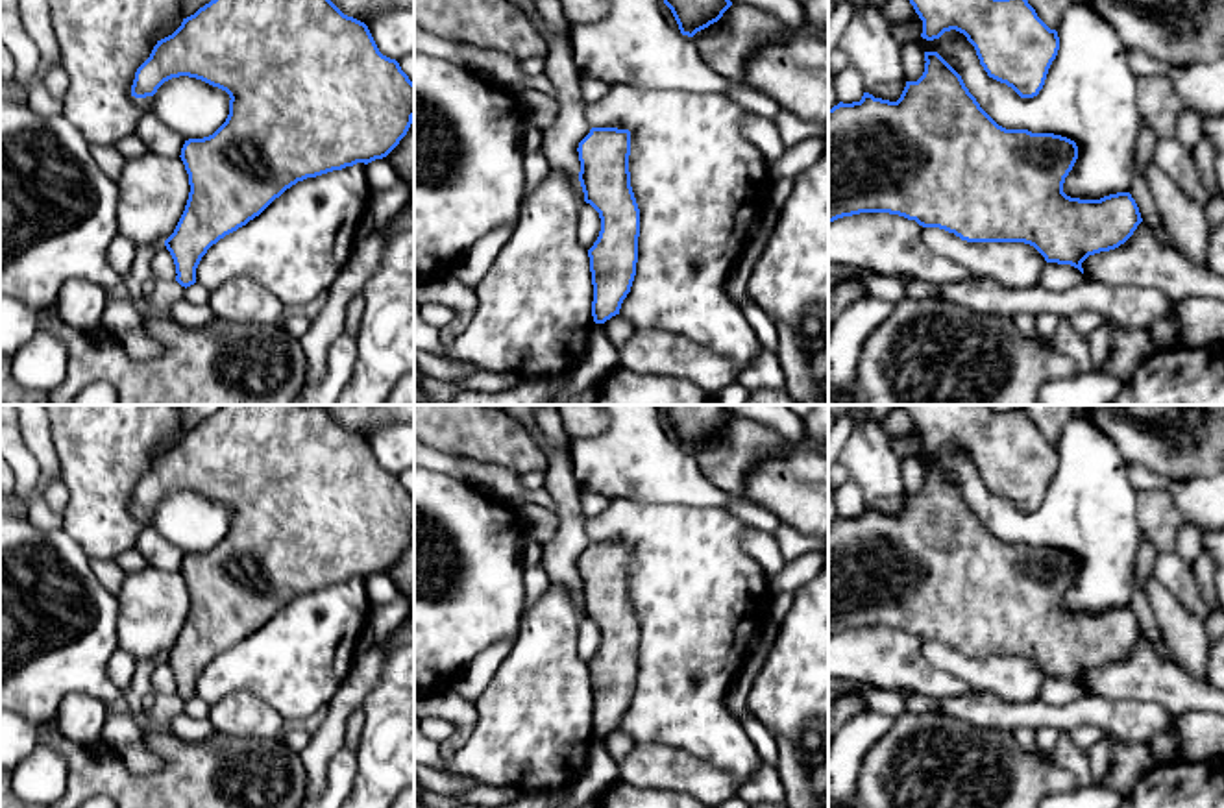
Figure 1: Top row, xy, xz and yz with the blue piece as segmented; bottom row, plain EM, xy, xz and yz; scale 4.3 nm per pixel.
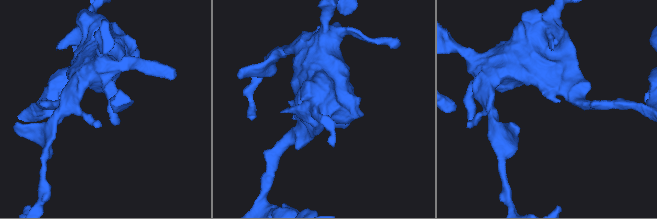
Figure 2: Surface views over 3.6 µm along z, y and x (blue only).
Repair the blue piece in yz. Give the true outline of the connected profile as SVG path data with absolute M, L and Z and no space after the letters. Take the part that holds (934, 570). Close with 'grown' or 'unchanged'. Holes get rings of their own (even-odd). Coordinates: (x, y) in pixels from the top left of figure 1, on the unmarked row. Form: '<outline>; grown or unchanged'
M924 466L924 475L923 490L917 496L906 496L897 516L863 507L860 516L839 516L828 523L828 638L860 627L889 627L915 634L923 642L945 643L967 656L1024 656L1034 660L1047 677L1071 679L1082 688L1082 677L1089 669L1115 664L1133 649L1143 632L1130 606L1117 606L1100 614L1080 614L1063 606L1065 592L1078 573L1078 560L1074 555L1054 547L1032 547L1028 544L1006 544L998 540L969 507L961 490L937 466Z; unchanged

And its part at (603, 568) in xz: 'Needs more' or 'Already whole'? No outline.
Already whole

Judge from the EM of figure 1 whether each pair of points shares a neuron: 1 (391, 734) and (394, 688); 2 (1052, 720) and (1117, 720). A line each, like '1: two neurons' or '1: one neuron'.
1: one neuron
2: one neuron

